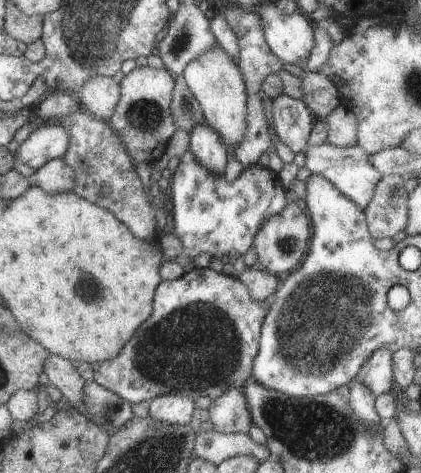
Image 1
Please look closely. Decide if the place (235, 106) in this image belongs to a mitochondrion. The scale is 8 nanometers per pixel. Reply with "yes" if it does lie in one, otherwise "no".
no

